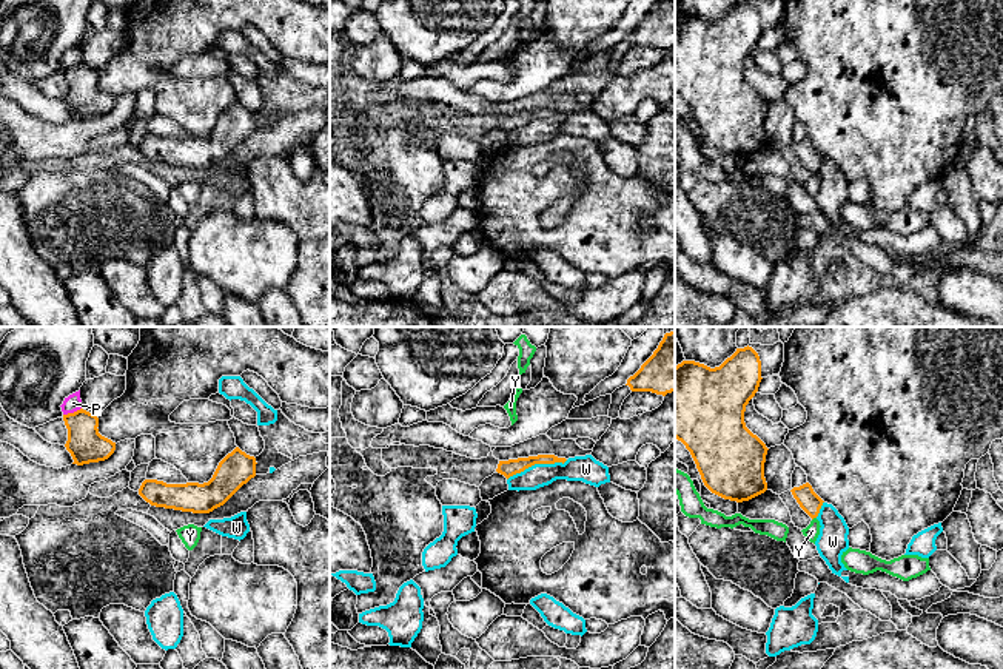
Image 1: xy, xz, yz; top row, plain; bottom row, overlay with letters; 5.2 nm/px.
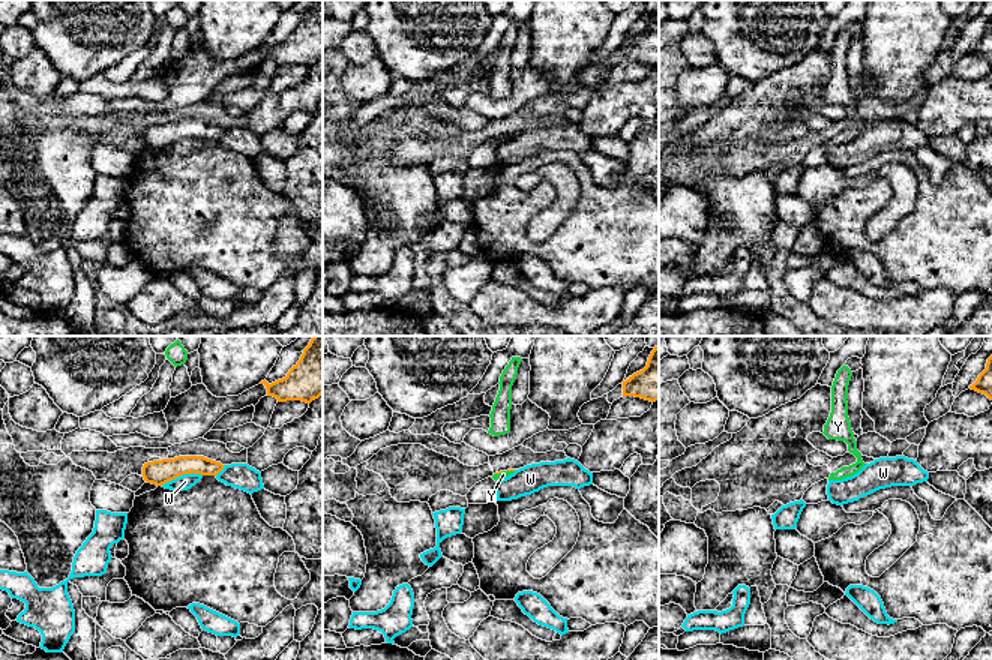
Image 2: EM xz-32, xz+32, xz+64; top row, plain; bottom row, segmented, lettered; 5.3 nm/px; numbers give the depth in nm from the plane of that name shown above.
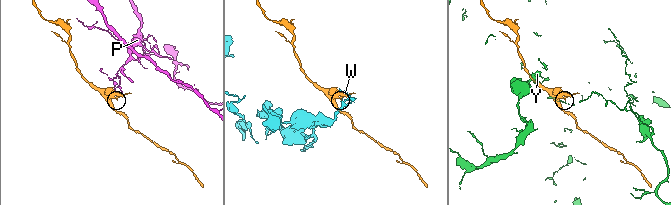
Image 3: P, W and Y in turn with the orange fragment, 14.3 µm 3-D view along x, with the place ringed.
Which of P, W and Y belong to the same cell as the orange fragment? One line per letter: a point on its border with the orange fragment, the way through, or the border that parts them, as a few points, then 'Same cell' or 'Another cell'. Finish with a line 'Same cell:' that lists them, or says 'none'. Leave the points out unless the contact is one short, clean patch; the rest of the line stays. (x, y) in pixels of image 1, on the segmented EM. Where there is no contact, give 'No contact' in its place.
P: Touches orange at xy (71, 413). Boundary: xy (80, 407), (63, 415). Another cell
W: Touches orange at xz (536, 463). Another cell
Y: Touches orange at yz (814, 517). Boundary: yz (815, 517), (812, 520). Another cell
Same cell: none

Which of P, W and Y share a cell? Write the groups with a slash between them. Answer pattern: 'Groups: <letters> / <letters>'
Groups: P / W / Y

